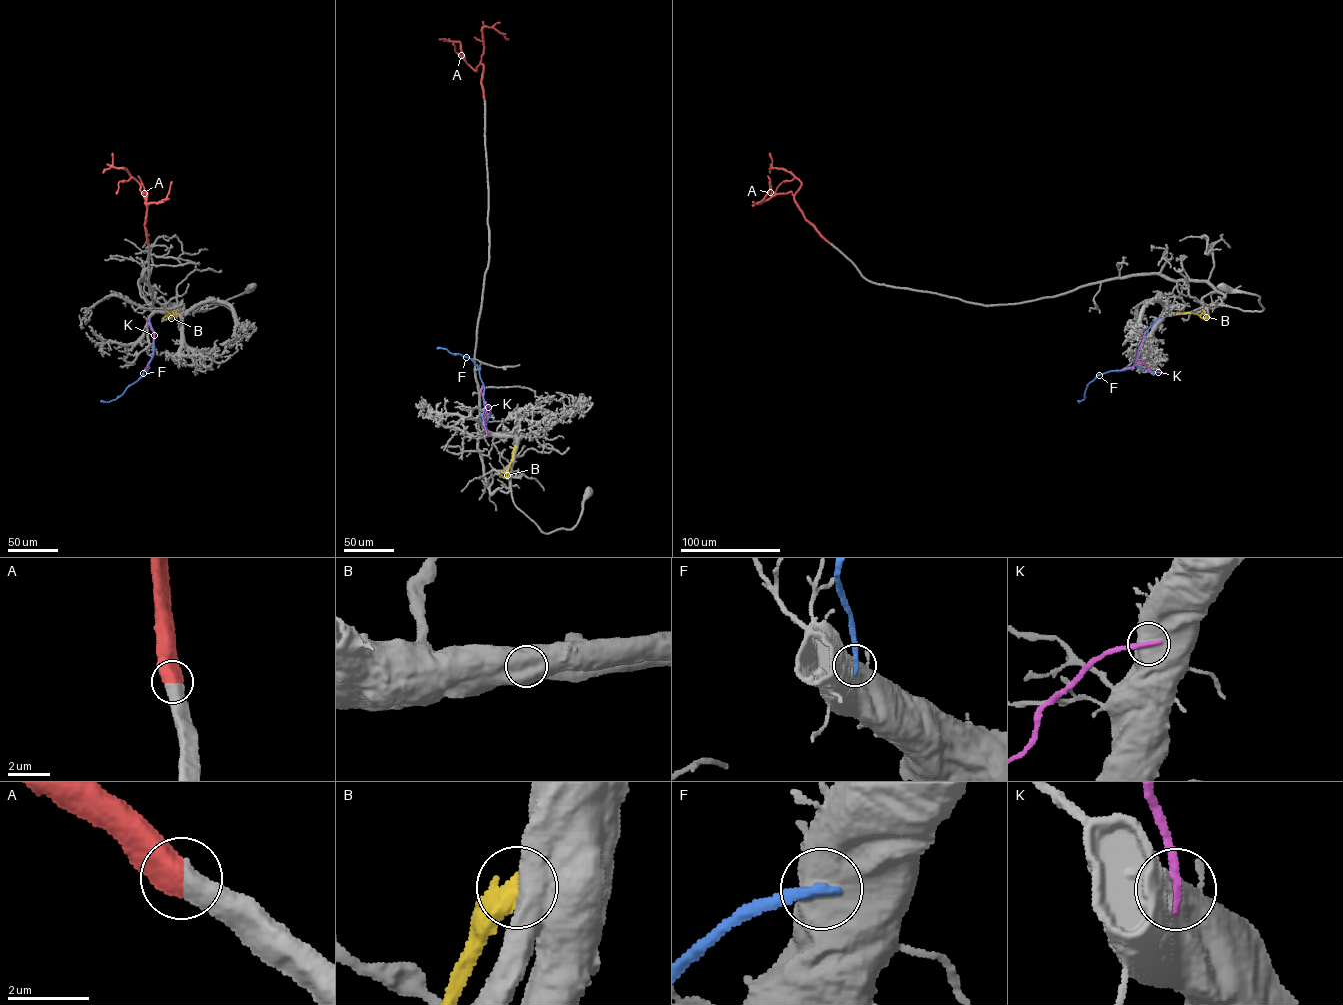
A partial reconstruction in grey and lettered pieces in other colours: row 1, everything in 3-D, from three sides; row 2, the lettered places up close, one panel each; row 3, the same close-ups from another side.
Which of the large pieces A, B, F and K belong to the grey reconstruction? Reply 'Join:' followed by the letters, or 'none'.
Join: A

